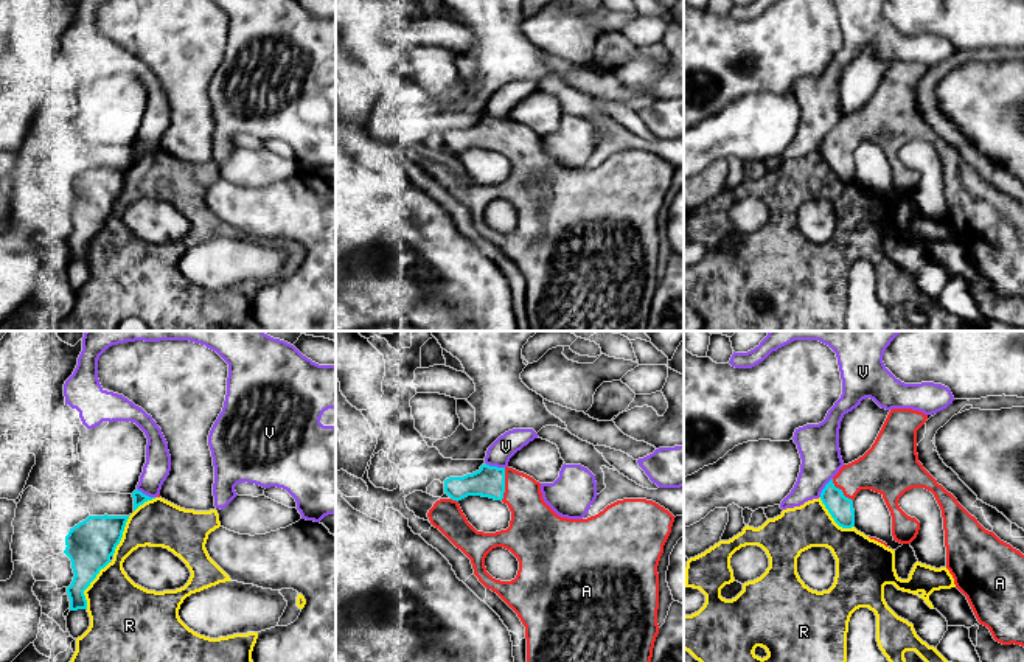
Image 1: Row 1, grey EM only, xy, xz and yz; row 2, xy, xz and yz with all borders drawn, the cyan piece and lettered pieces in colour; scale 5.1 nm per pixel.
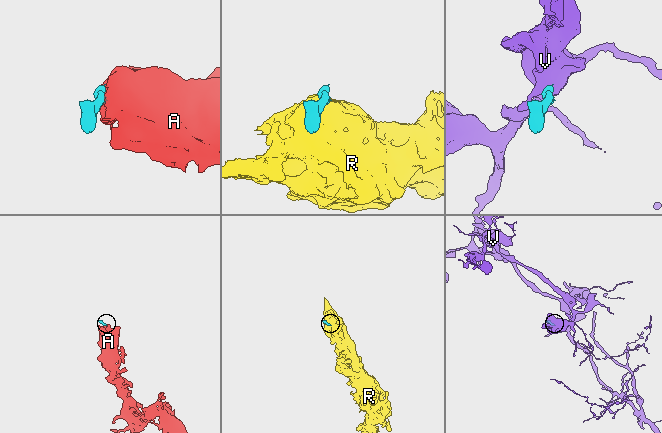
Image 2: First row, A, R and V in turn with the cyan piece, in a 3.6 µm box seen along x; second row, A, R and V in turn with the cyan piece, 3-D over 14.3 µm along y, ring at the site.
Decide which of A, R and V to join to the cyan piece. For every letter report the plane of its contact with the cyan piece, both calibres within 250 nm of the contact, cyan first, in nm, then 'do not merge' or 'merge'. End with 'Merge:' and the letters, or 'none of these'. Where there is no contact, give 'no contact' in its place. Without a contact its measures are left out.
A: xz | 160/220 nm | merge
R: xy | 240/360 nm | do not merge
V: xz | 160/120 nm | do not merge
Merge: A

